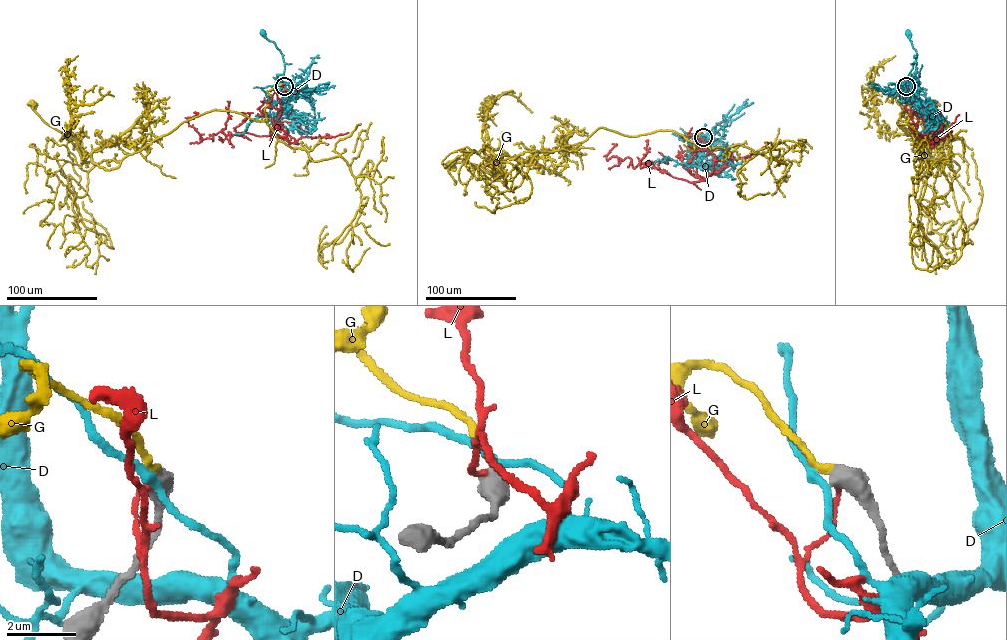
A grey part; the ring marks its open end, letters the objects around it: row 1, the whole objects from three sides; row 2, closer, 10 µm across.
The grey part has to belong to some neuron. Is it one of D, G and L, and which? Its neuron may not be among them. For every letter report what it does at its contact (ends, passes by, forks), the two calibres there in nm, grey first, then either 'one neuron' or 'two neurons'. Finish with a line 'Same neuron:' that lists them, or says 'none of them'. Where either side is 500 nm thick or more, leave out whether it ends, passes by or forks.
D: calibres 600 and 240 nm; two neurons
G: calibres 600 and 200 nm; one neuron
L: calibres 650 and 120 nm; two neurons
Same neuron: G

